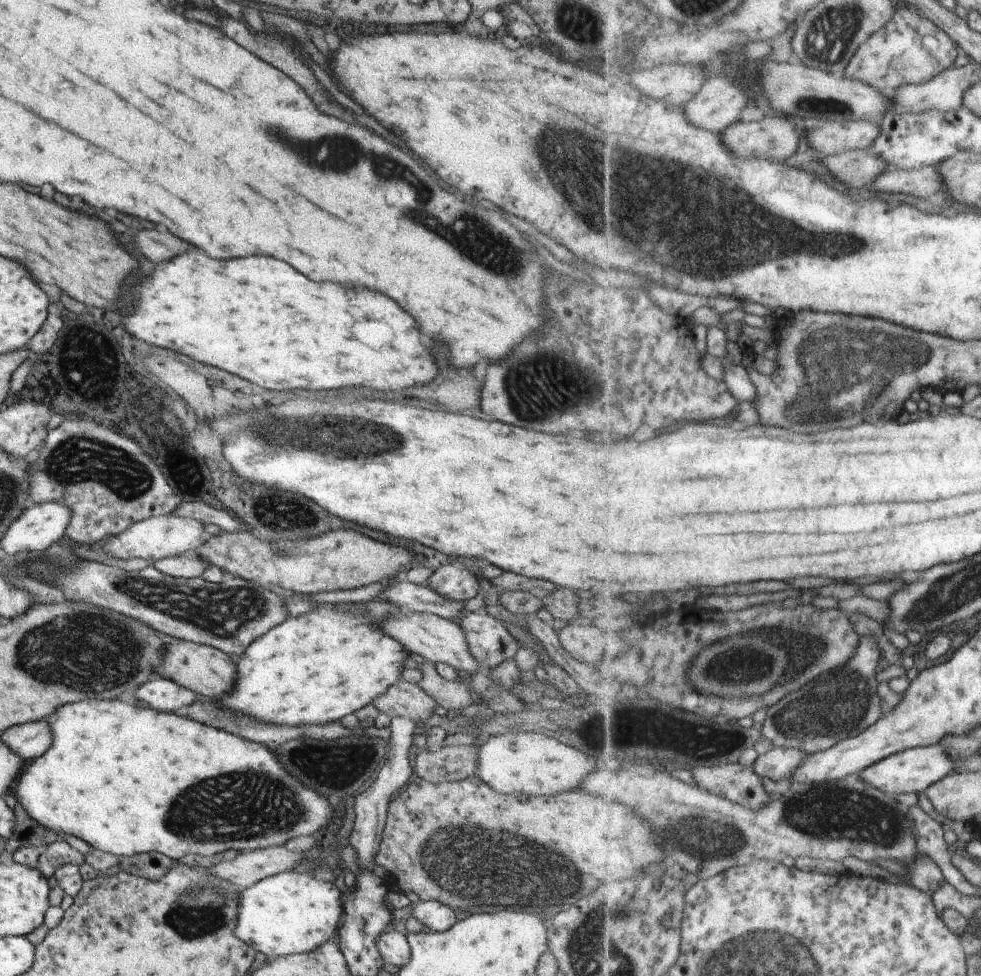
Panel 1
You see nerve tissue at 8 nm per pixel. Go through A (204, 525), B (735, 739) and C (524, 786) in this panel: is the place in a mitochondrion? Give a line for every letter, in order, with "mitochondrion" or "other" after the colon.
A: other
B: other
C: other

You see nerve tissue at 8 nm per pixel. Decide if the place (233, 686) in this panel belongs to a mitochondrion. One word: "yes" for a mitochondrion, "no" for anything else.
no

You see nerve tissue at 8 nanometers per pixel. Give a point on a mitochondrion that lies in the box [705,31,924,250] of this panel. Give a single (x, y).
(821, 104)

